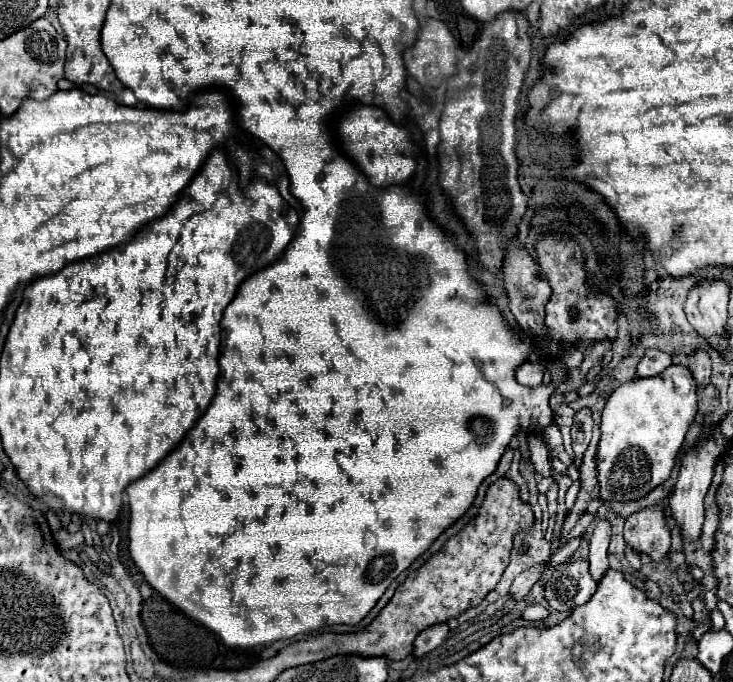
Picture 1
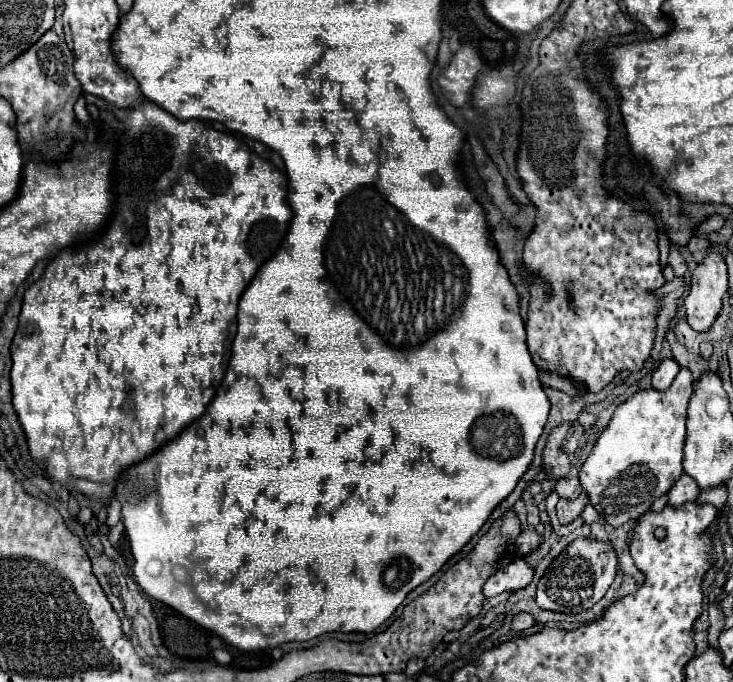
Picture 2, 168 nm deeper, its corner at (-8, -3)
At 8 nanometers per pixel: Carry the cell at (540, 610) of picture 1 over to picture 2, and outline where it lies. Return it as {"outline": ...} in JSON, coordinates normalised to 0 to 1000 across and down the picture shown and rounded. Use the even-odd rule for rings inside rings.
{"outline":[[[705,900],[703,906],[700,906],[700,921],[703,924],[722,924],[722,921],[727,921],[730,918],[730,909],[727,909],[727,903],[724,900]]]}

